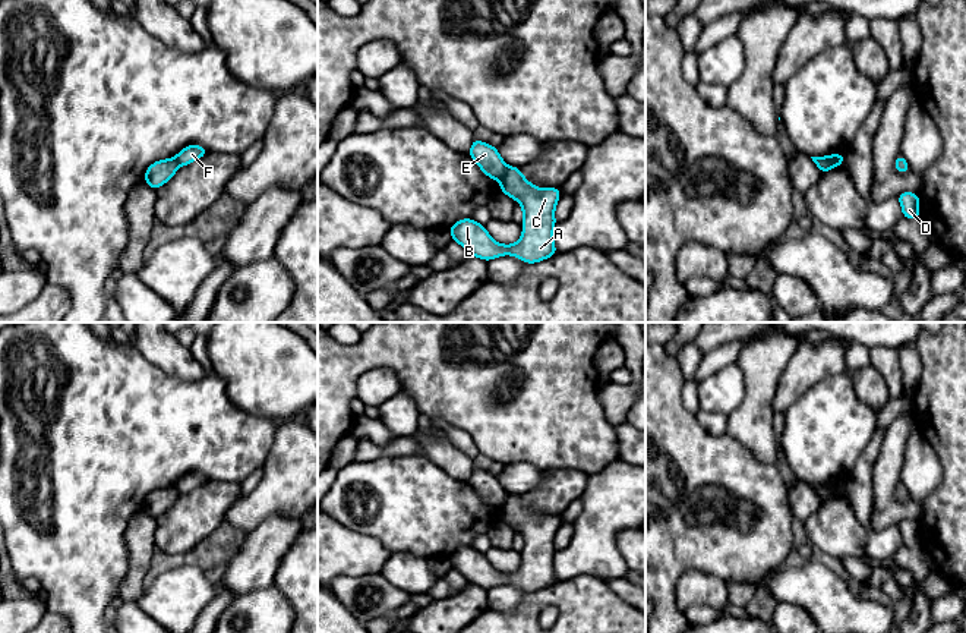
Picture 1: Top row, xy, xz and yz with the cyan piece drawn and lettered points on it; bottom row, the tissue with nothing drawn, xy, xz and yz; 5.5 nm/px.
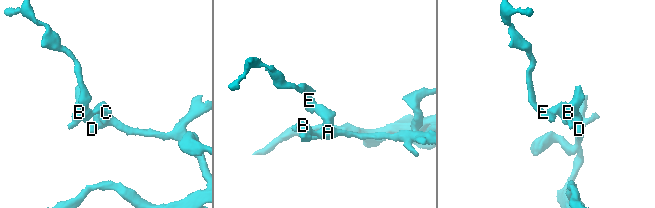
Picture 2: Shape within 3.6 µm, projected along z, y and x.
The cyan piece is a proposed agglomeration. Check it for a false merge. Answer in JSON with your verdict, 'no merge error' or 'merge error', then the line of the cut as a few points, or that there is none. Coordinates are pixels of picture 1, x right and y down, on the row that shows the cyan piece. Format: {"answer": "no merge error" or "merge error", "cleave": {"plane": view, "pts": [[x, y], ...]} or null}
{"answer": "merge error", "cleave": {"plane": "xz", "pts": [[508, 167], [501, 182]]}}

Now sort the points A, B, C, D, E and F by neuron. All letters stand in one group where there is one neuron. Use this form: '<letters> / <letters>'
A B C D F / E

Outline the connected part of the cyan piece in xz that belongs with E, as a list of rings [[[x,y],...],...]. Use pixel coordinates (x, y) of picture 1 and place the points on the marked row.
[[[473,139],[471,148],[467,154],[476,161],[487,177],[502,182],[508,166],[499,155],[498,148],[483,141]]]

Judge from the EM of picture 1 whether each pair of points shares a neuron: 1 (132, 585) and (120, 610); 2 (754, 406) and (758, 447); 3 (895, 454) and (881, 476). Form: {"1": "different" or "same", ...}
{"1": "different", "2": "same", "3": "same"}

